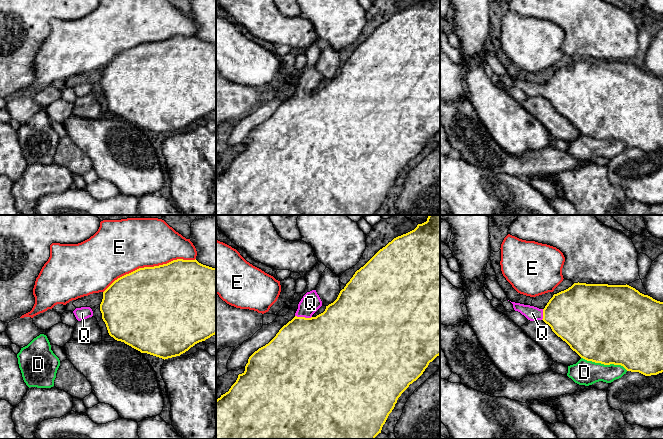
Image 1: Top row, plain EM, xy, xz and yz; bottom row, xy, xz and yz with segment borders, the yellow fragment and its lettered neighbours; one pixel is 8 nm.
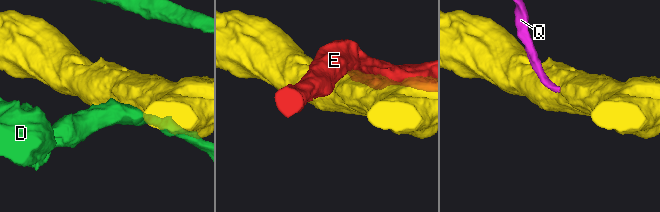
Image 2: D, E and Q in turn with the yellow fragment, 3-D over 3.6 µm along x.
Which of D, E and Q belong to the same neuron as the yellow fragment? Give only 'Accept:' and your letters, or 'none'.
Accept: Q

